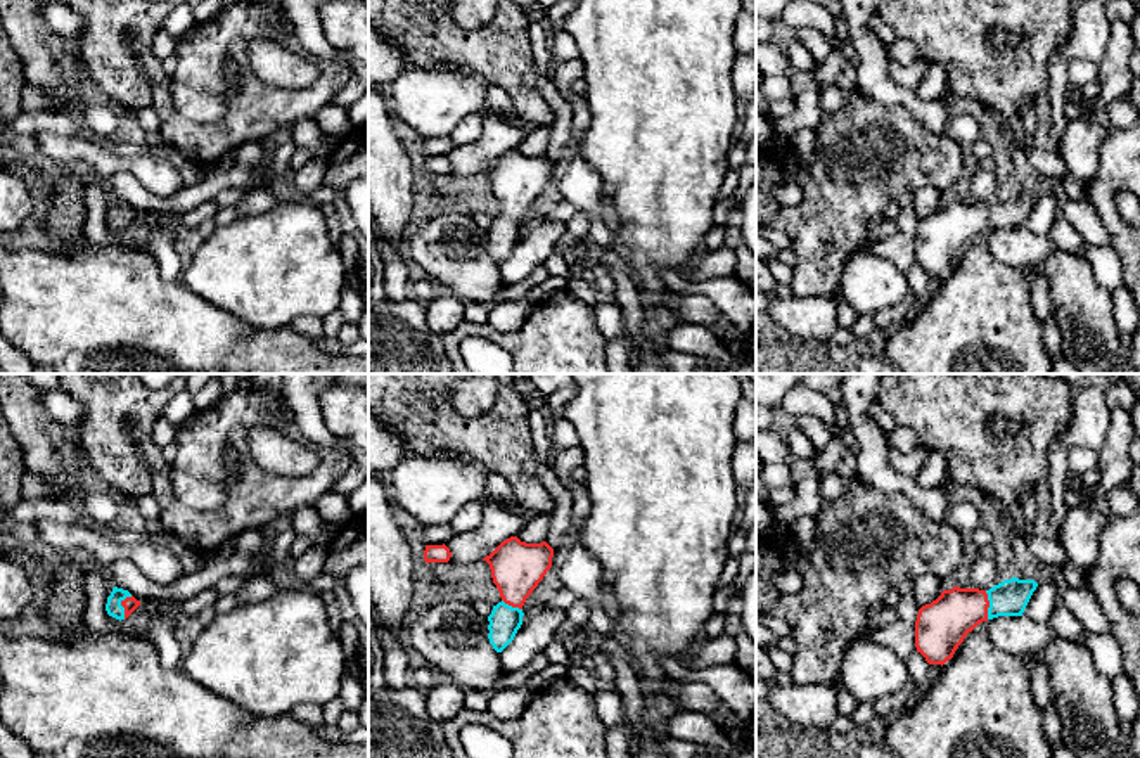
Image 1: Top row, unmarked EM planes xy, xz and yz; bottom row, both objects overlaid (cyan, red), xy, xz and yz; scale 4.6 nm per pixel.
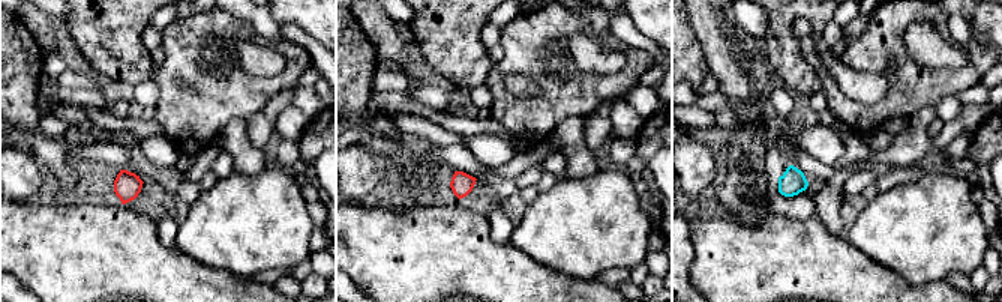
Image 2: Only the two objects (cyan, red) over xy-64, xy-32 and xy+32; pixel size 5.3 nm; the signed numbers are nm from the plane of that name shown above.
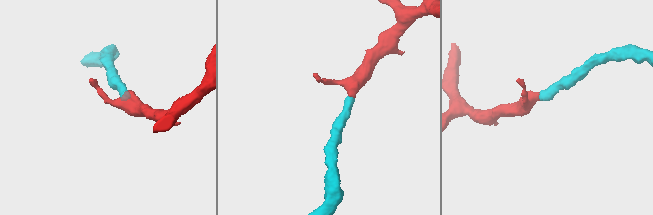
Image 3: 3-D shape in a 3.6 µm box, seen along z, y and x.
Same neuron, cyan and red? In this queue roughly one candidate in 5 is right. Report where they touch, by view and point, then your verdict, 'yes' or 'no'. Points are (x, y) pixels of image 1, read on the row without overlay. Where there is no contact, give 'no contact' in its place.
xy (121, 218) | yes

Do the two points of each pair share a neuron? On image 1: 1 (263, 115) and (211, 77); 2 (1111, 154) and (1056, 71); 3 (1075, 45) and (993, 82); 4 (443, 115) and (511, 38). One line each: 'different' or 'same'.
1: same
2: different
3: different
4: different

